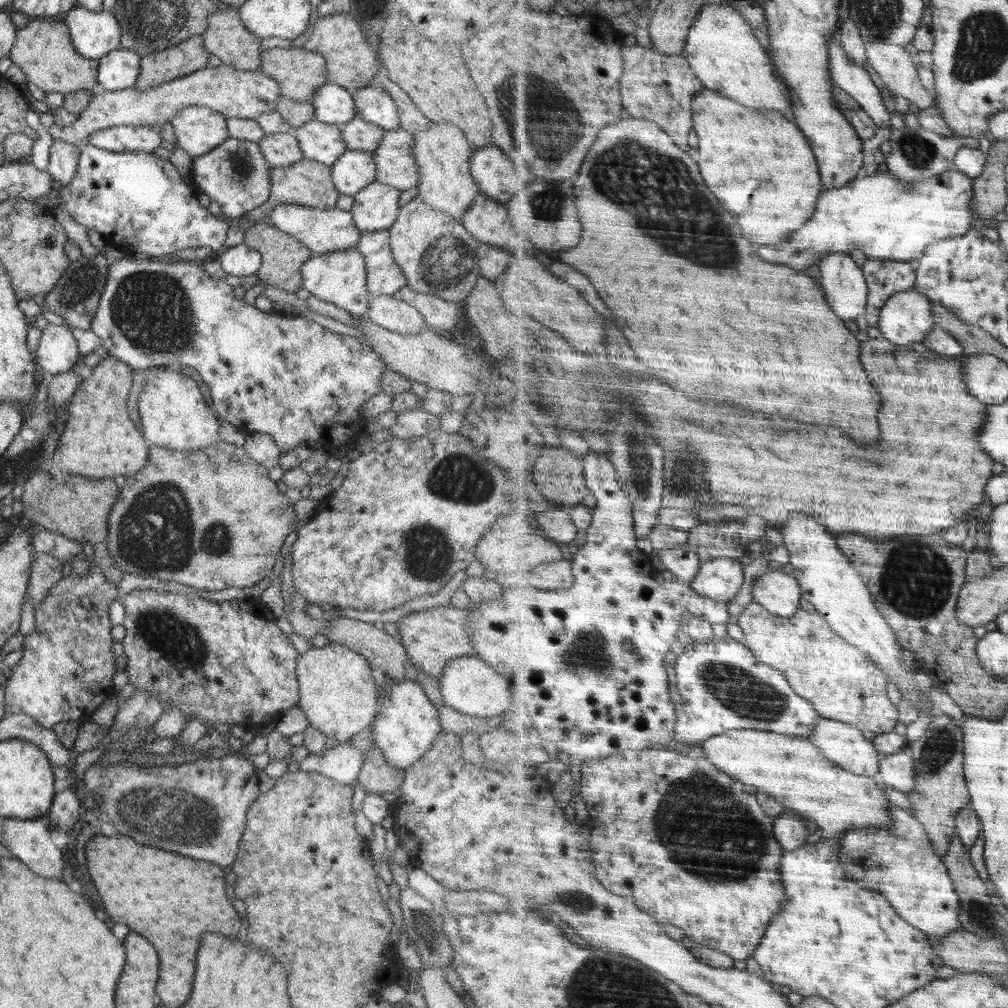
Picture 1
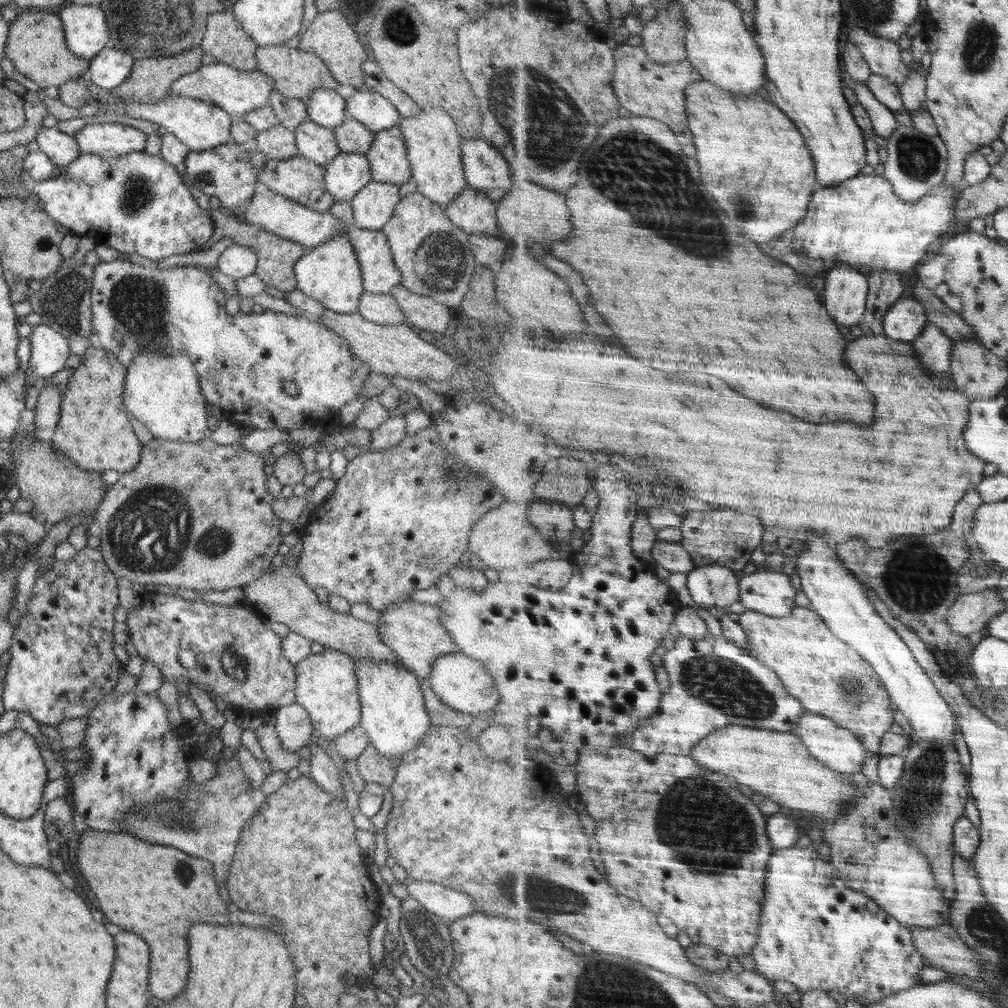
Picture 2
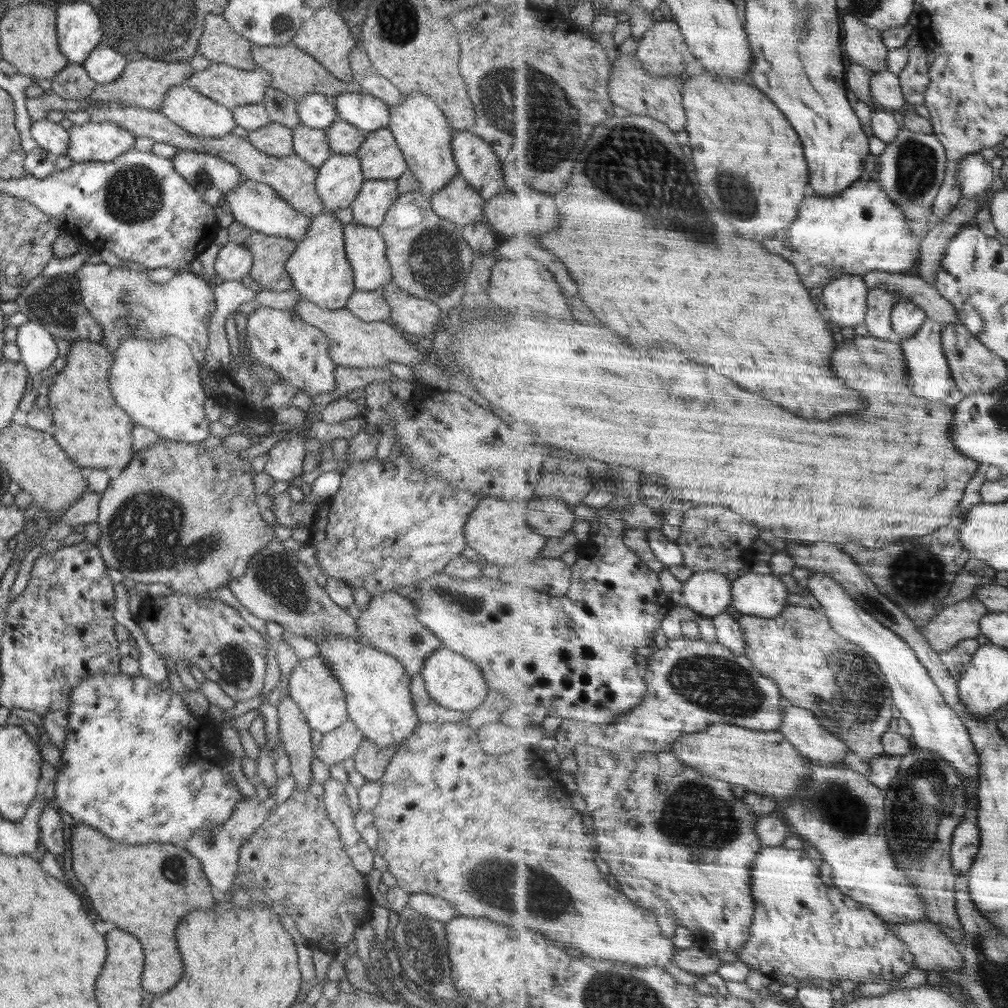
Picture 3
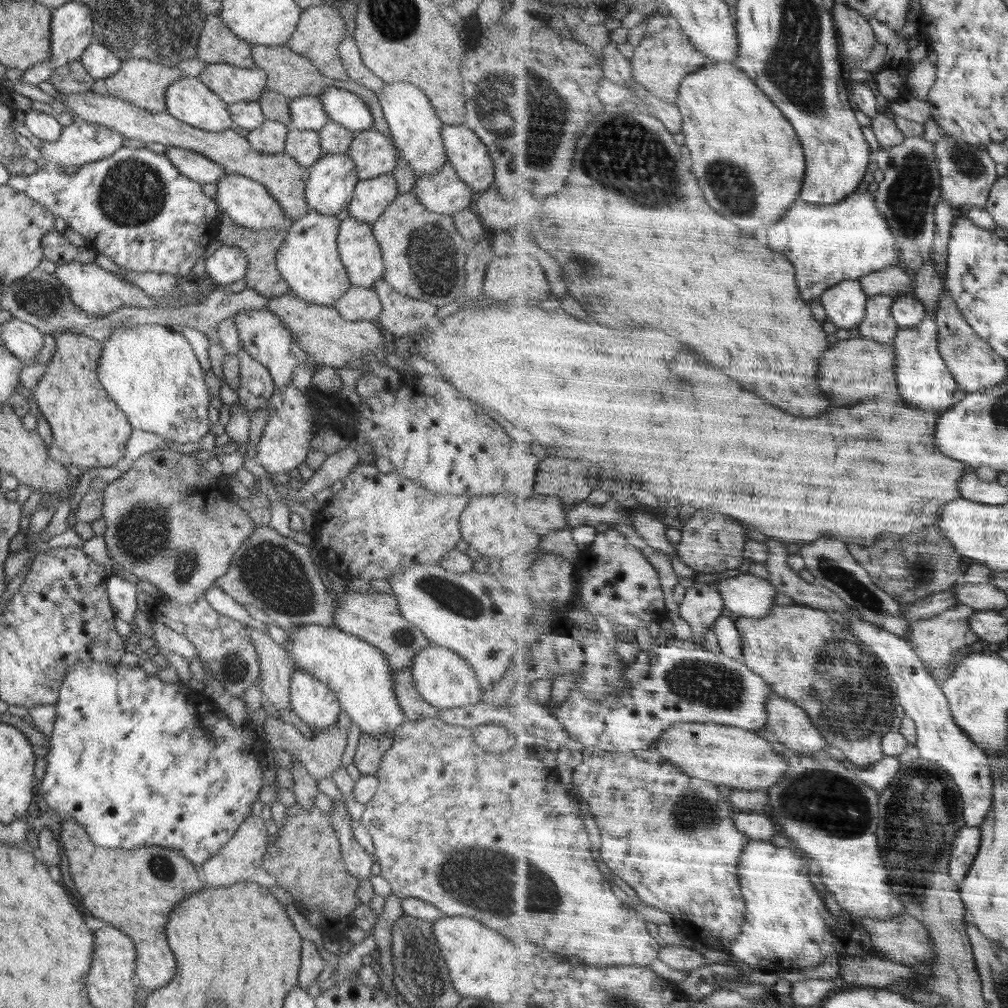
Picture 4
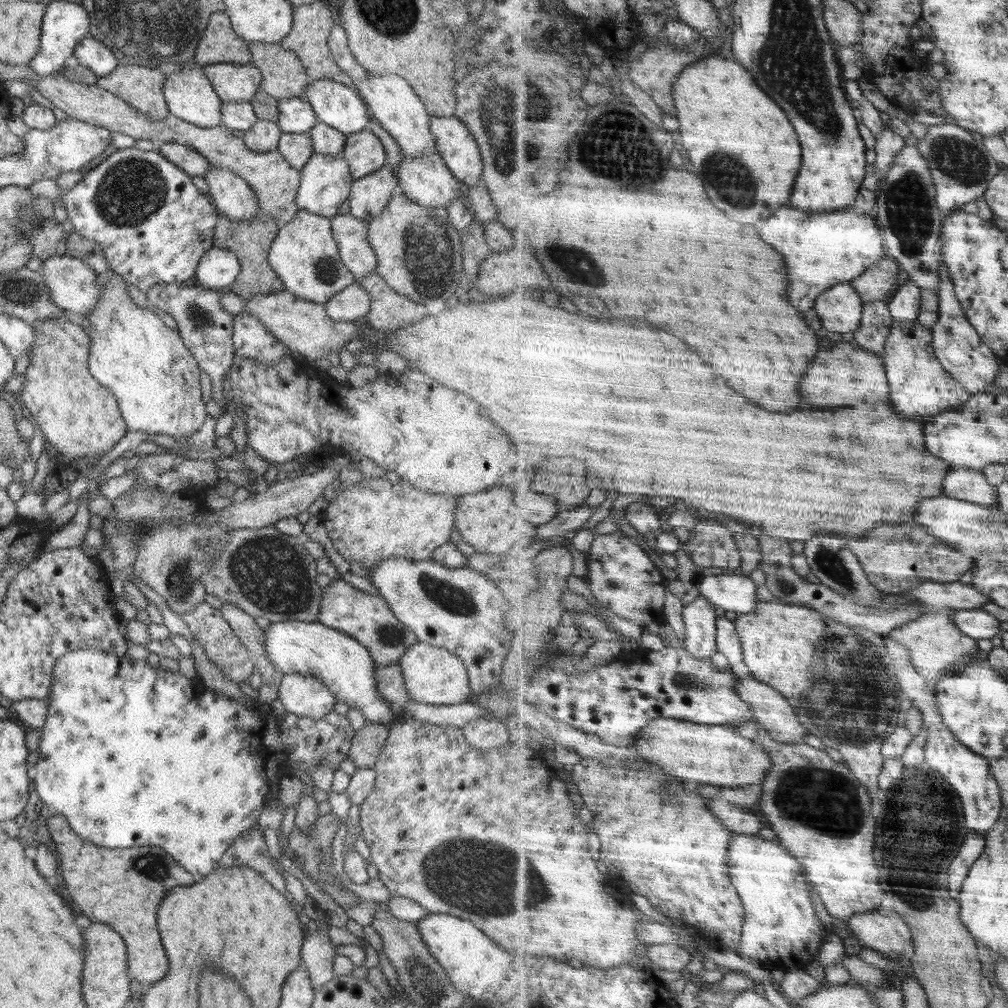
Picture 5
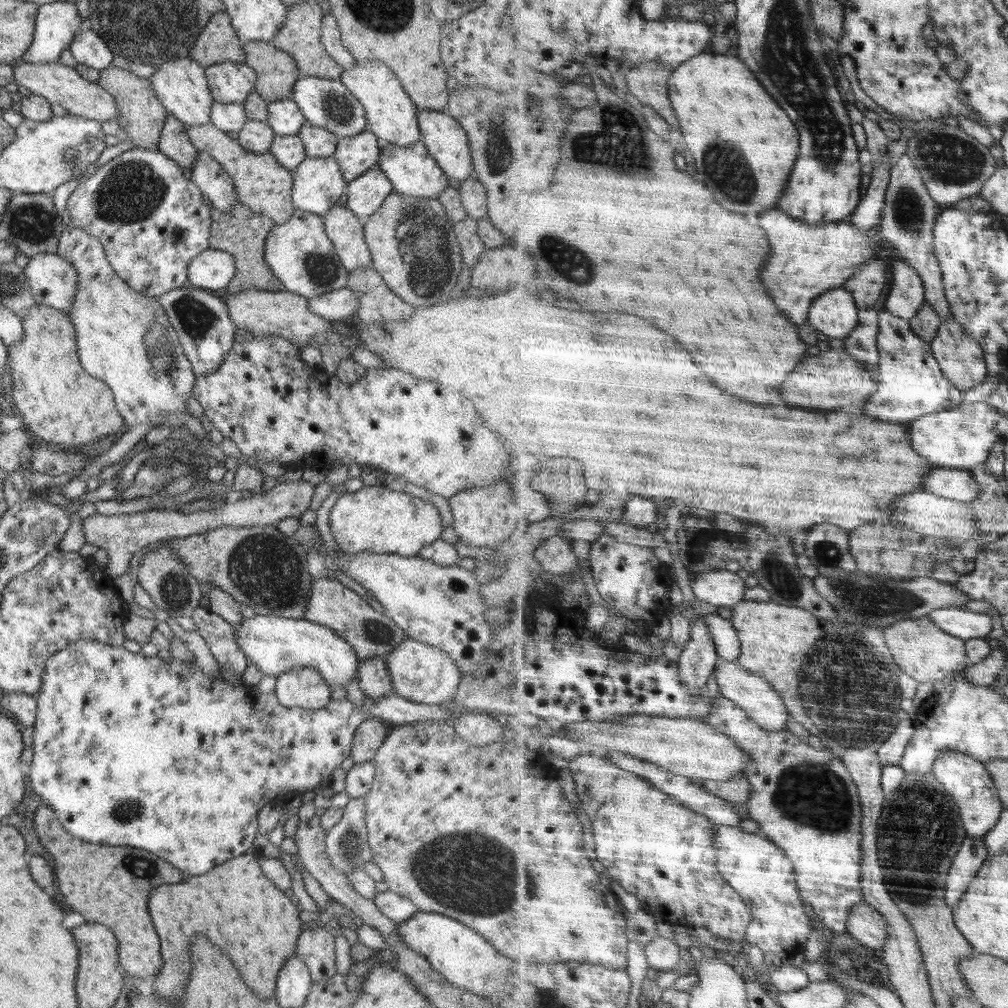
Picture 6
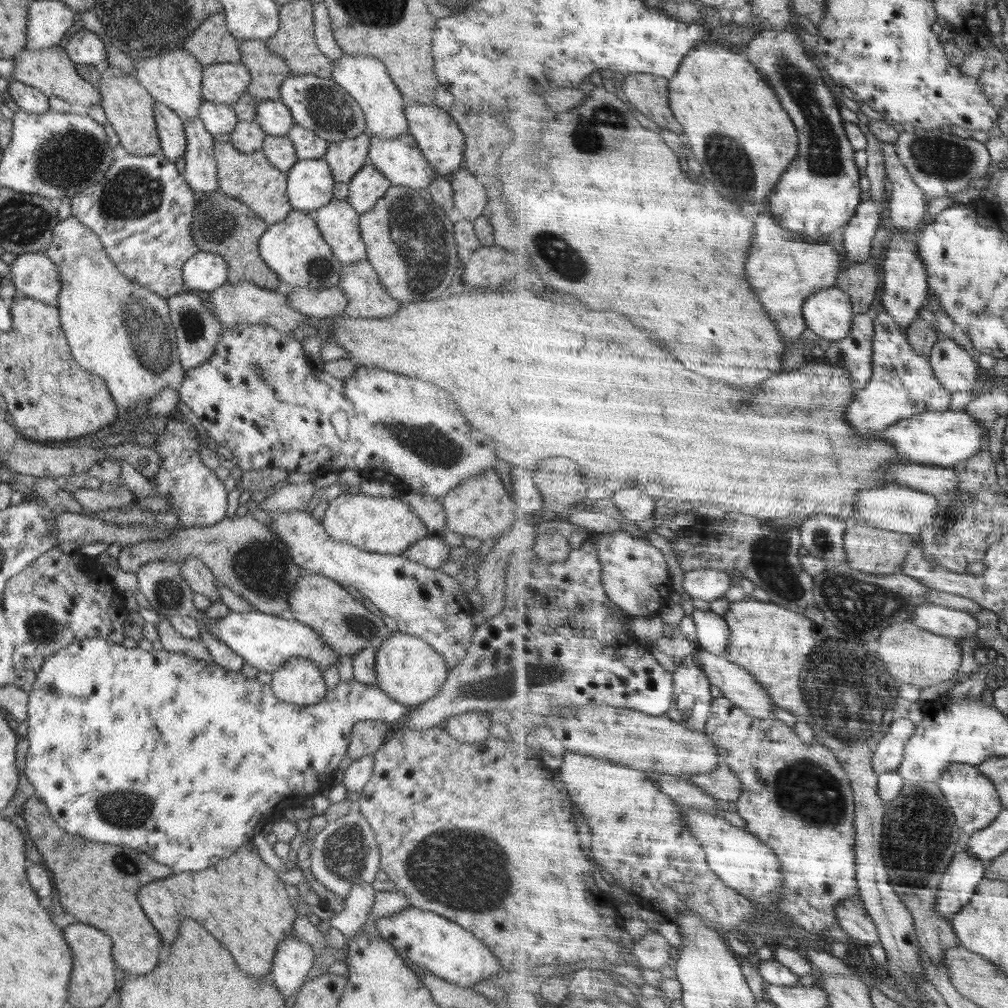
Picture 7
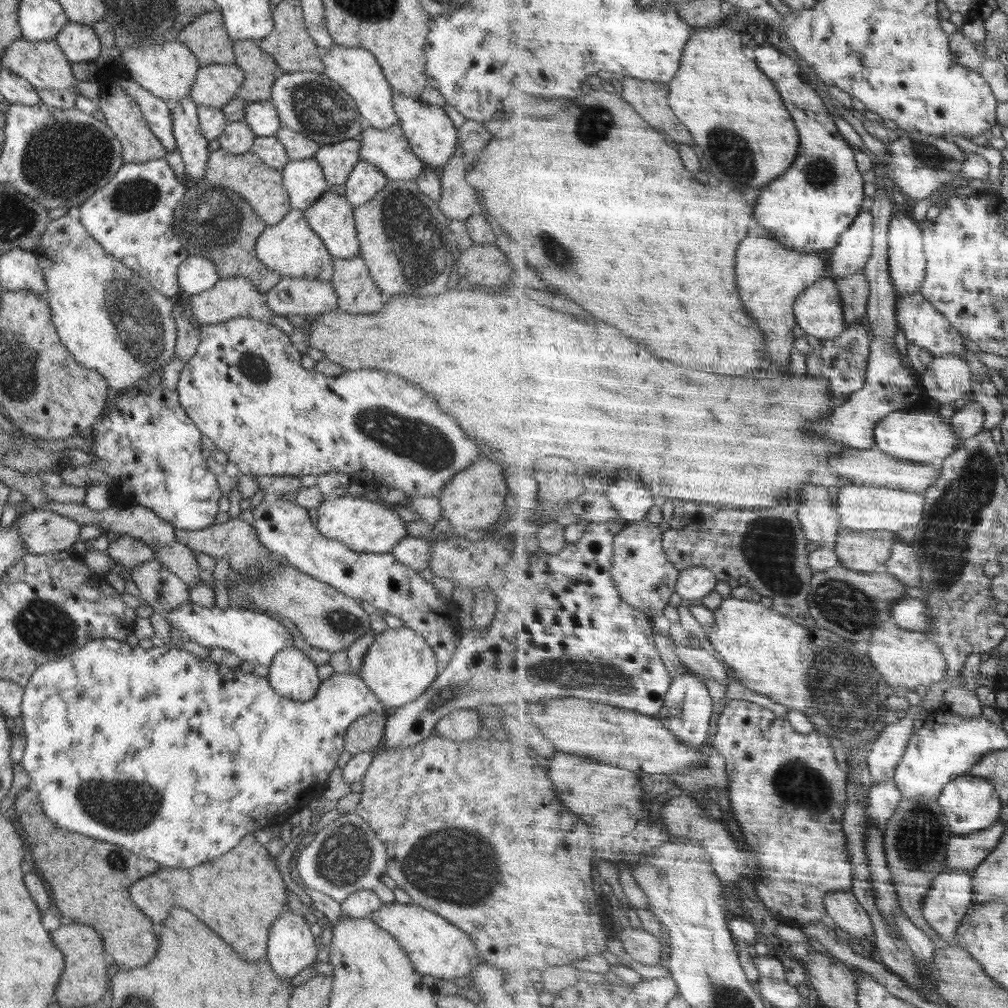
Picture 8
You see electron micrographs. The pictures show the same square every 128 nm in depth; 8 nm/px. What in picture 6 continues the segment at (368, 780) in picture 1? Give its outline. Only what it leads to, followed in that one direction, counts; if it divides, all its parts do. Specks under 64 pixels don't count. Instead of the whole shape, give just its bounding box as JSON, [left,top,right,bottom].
[350,718,391,763]

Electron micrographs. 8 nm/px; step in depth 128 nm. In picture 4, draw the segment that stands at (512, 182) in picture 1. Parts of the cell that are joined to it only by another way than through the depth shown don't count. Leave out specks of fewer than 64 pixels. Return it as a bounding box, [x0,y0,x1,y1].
[442,124,494,192]

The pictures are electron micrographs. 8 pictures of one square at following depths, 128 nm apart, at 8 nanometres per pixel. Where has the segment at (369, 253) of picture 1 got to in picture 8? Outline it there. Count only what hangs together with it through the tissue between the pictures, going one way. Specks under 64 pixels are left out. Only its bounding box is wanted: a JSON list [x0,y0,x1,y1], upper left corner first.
[303,190,360,258]

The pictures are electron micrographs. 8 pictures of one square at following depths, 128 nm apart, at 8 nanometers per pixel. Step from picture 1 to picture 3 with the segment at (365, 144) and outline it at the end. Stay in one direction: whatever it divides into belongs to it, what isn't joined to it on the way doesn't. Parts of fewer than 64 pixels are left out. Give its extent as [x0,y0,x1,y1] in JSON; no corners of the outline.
[326,118,368,154]

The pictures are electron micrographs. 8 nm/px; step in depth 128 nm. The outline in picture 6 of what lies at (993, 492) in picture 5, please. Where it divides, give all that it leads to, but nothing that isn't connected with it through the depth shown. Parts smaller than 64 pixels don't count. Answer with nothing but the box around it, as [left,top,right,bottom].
[924,467,982,503]

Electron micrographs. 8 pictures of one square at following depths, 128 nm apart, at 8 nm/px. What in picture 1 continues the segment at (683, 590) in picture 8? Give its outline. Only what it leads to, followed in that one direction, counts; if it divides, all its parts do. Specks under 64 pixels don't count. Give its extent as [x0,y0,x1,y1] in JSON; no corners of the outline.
[754,569,803,617]

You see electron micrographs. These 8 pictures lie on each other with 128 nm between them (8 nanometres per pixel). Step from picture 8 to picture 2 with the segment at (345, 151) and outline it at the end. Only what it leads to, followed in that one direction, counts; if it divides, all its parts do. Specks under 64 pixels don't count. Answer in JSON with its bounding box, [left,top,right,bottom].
[365,127,412,185]

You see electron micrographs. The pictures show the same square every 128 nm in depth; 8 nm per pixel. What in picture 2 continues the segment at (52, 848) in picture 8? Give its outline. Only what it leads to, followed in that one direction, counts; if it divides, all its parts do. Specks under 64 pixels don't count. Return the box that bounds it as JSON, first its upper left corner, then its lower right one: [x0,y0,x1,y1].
[78,829,230,1003]

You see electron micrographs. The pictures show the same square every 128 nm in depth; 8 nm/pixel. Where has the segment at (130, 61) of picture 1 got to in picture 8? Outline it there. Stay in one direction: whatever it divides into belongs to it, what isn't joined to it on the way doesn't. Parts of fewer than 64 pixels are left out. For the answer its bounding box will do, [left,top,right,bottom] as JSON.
[56,20,100,63]

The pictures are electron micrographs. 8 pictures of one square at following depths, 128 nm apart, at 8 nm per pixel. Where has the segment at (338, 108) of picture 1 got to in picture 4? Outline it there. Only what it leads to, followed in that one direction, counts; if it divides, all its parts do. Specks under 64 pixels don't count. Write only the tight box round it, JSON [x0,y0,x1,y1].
[289,95,329,131]

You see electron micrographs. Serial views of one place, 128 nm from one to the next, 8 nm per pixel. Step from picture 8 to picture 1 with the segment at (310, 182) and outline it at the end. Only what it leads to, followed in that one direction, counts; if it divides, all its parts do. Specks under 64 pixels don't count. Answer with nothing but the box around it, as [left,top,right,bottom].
[331,151,376,196]

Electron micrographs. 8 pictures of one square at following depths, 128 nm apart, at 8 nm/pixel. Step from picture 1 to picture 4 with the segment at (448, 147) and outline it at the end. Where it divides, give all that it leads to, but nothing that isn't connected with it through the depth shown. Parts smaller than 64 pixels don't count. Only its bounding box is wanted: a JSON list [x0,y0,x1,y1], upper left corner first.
[376,82,448,174]

